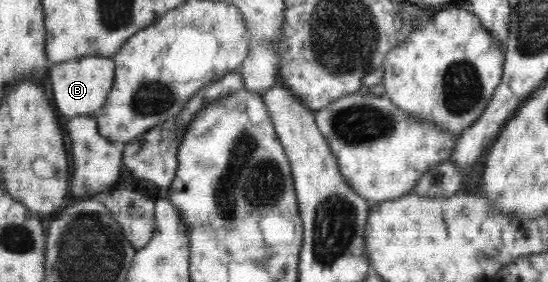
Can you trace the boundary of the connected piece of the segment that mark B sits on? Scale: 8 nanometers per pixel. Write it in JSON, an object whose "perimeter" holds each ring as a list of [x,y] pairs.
{"perimeter":[[[81,56],[63,63],[54,64],[49,71],[53,101],[58,113],[72,118],[78,115],[93,115],[105,105],[115,81],[114,58],[105,56]]]}

